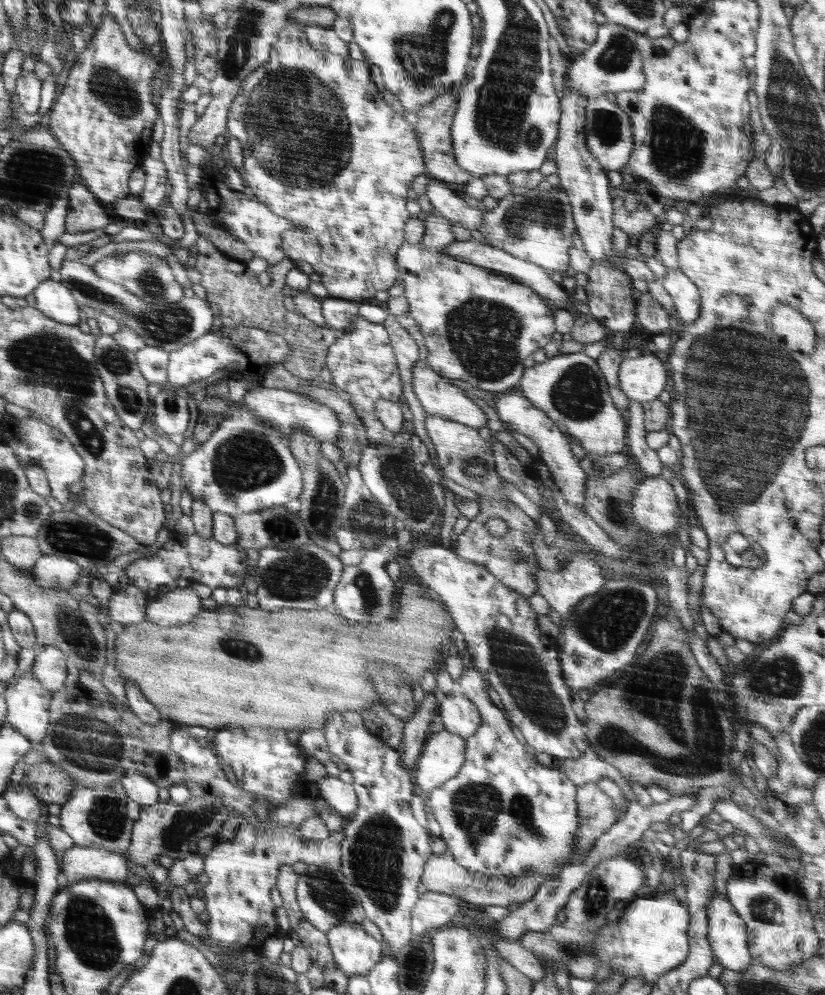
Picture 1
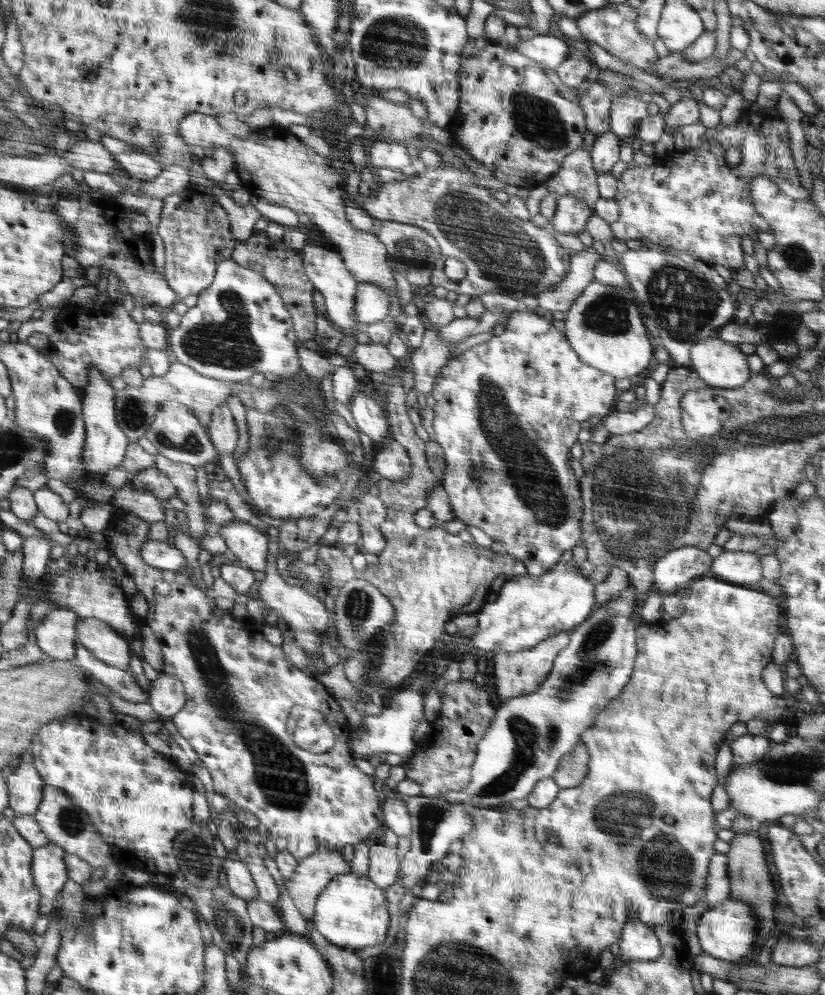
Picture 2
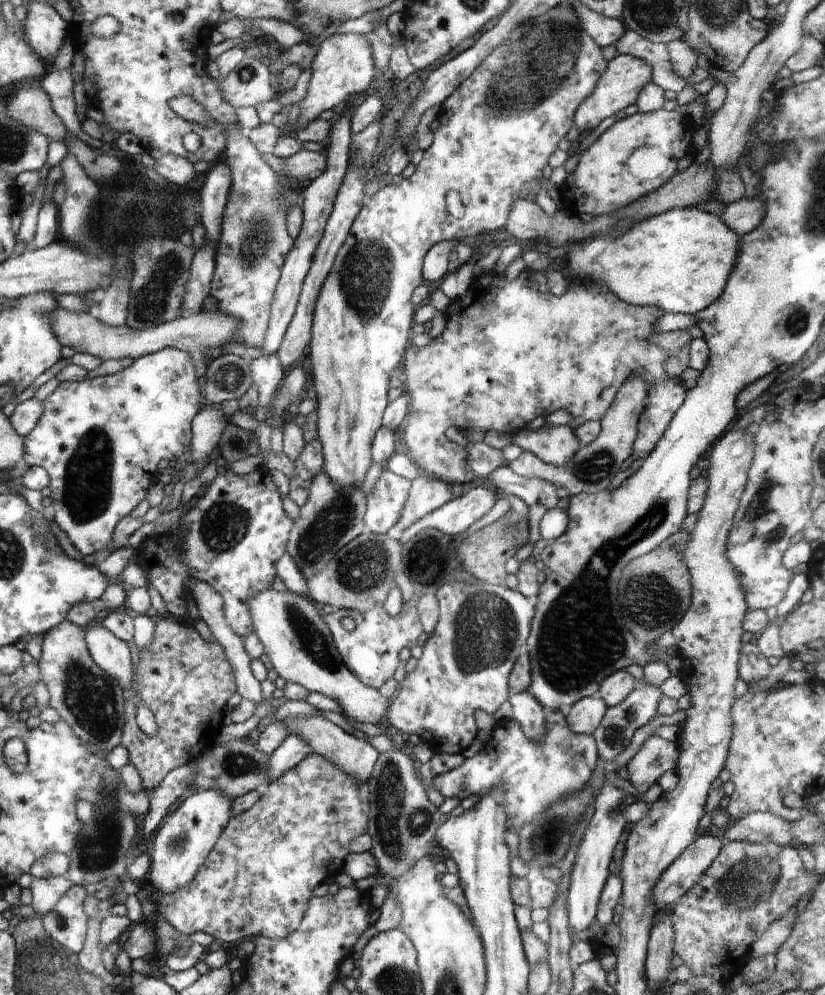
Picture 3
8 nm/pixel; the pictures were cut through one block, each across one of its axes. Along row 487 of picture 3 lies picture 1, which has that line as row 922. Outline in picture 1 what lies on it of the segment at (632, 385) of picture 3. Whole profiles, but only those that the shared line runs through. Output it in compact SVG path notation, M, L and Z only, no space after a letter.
M621 855L600 861L584 876L582 884L570 895L564 908L564 922L556 922L546 931L526 931L518 942L526 950L552 963L555 969L566 966L572 977L591 979L600 966L600 959L594 955L596 951L592 946L595 945L600 928L610 923L608 912L612 912L614 906L622 900L630 902L636 890L640 890L640 886L644 884L645 870L638 866L636 861Z

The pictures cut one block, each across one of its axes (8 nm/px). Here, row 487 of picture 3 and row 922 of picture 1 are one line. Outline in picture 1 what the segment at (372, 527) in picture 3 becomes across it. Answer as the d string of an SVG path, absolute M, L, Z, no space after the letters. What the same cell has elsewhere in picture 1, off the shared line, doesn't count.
M330 712L325 723L325 740L328 752L340 758L340 766L348 767L354 781L353 788L357 794L357 810L346 818L343 825L344 839L340 843L340 871L356 887L360 904L369 918L380 928L384 937L385 951L394 953L410 943L414 937L411 930L411 914L414 905L420 899L417 890L426 860L432 855L430 849L430 832L414 818L410 807L411 799L417 794L414 783L414 772L404 769L400 762L401 750L394 749L382 739L370 734L363 720L364 715L358 712Z

